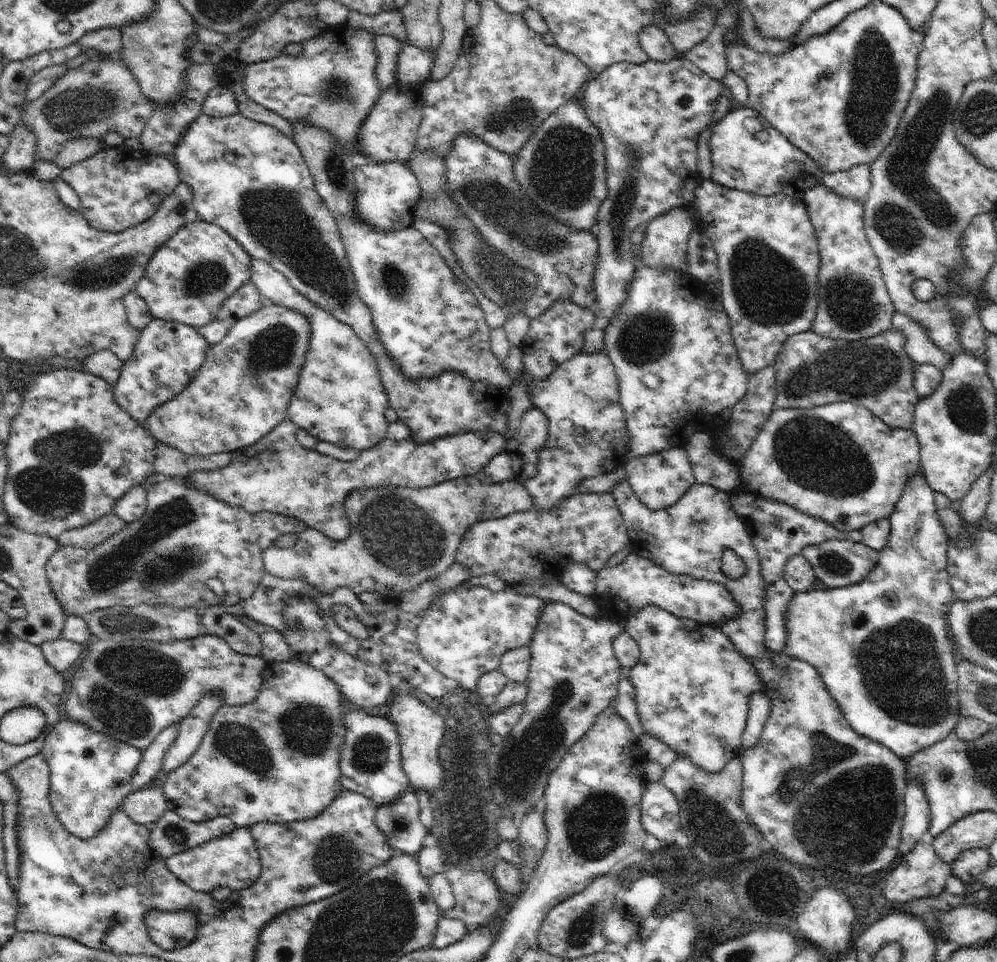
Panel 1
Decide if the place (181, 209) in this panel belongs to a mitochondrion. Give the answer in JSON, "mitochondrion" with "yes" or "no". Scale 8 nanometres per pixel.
{"mitochondrion":"no"}

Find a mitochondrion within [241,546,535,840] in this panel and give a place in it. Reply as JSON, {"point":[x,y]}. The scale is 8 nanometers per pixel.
{"point":[307,727]}

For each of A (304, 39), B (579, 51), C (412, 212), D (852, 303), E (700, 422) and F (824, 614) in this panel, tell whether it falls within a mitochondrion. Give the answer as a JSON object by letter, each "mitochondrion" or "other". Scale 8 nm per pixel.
{"A":"other","B":"other","C":"other","D":"mitochondrion","E":"other","F":"other"}

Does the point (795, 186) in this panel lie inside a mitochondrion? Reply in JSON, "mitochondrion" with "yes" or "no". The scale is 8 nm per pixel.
{"mitochondrion":"no"}

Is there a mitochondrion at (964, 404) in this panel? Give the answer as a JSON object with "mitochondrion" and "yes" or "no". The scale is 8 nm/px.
{"mitochondrion":"yes"}

